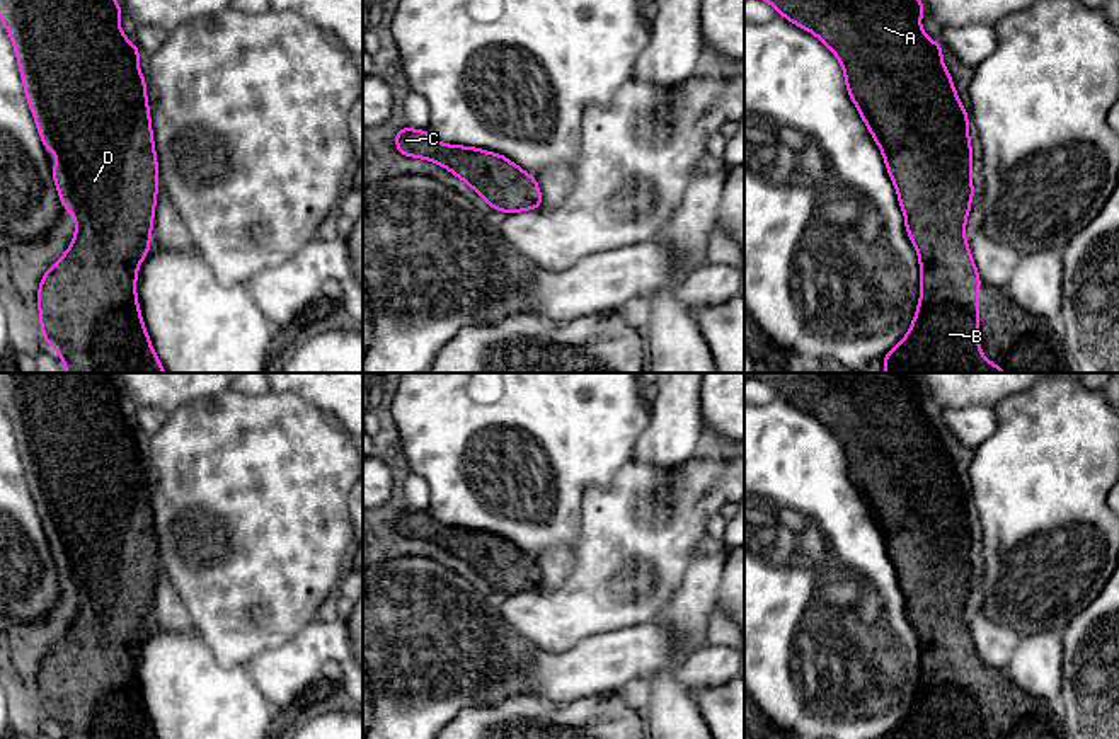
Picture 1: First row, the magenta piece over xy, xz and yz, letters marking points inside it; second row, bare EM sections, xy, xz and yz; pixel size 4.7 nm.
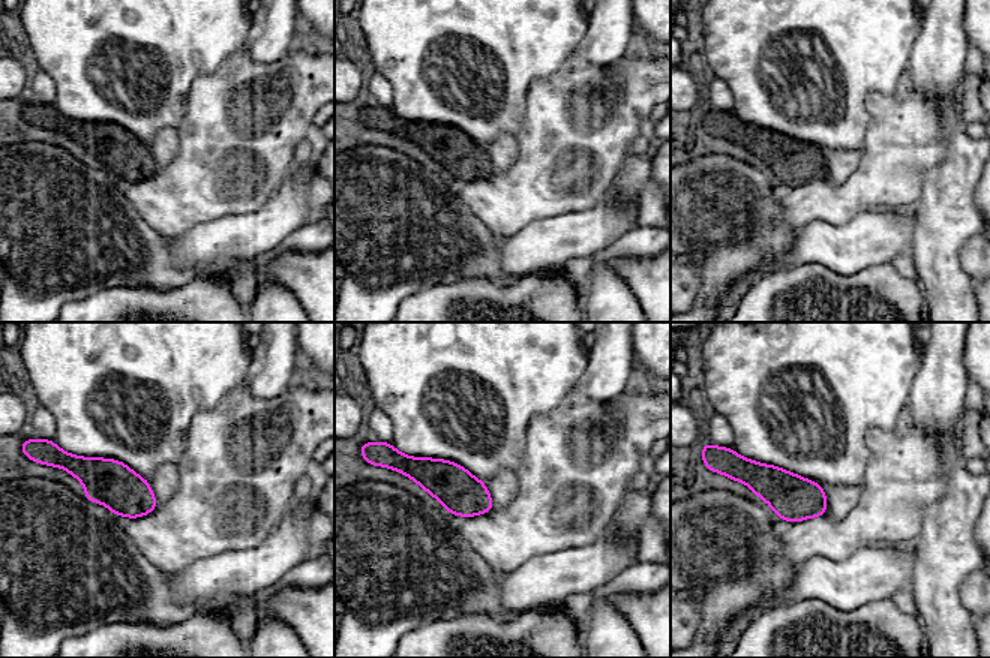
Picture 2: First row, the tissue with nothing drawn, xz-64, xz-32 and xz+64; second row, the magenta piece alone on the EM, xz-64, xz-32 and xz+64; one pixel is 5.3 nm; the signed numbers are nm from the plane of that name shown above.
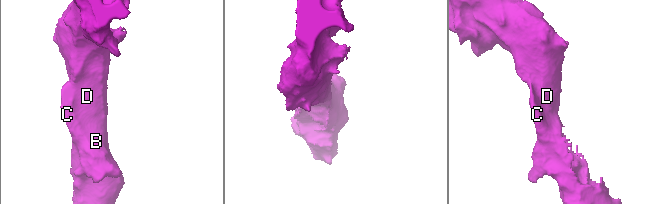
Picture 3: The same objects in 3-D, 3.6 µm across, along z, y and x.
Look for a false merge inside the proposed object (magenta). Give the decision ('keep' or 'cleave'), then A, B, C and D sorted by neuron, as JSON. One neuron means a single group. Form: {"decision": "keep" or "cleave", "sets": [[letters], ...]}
{"decision": "keep", "sets": [["A", "B", "C", "D"]]}

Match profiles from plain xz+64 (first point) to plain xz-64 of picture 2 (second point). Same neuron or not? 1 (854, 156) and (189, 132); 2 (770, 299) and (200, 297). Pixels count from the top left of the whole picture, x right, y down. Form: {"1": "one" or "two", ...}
{"1": "two", "2": "one"}

